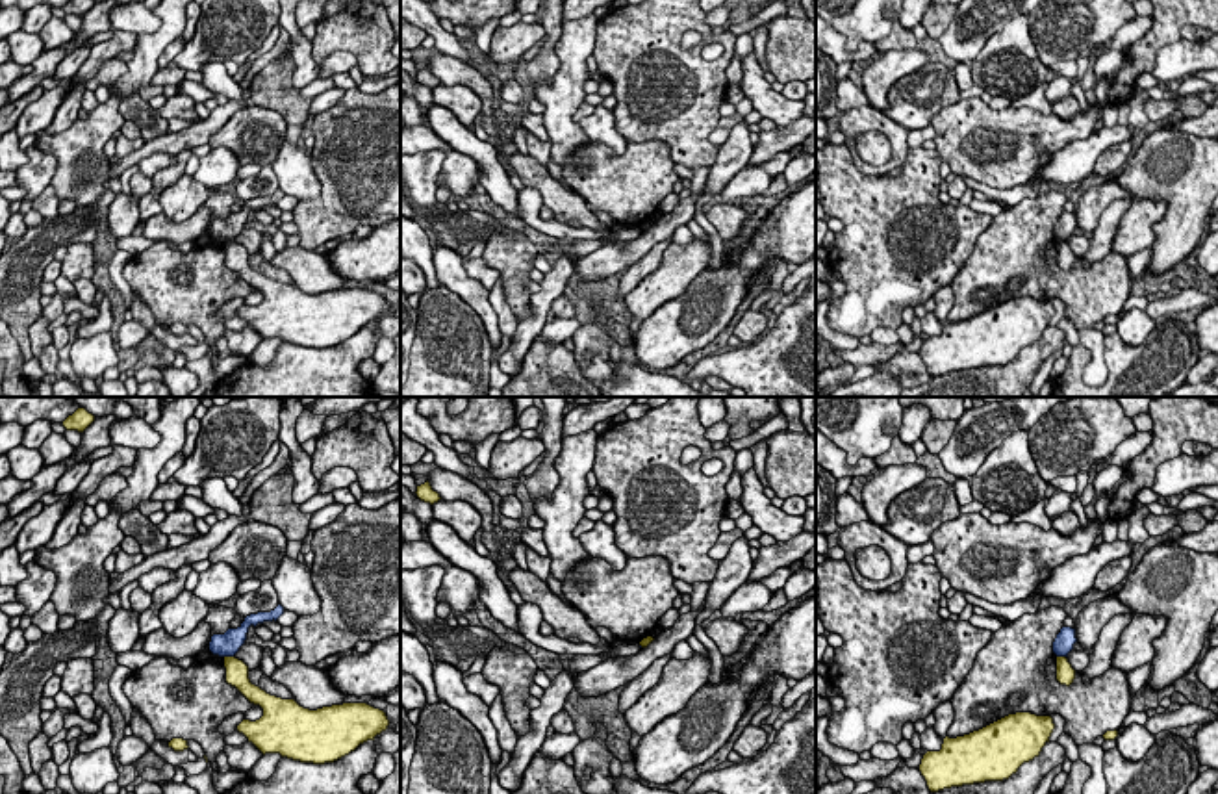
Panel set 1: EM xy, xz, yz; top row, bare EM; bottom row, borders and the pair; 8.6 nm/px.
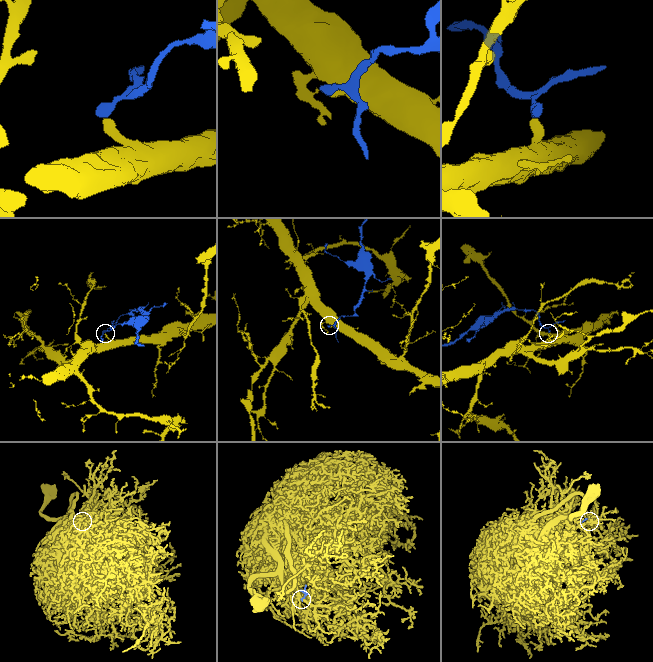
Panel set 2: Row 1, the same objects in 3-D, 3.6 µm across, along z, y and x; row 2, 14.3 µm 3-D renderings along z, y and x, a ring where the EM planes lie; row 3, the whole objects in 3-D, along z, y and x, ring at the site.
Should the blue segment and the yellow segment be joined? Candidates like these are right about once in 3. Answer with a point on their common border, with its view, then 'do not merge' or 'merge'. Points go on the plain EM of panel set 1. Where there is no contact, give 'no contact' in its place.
xy (228, 240) | do not merge

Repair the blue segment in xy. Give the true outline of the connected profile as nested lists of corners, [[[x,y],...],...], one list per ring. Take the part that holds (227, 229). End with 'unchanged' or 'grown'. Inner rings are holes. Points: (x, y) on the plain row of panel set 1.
[[[278,189],[271,197],[258,197],[245,202],[245,206],[237,213],[228,213],[224,219],[213,219],[209,226],[209,236],[219,241],[234,241],[239,232],[247,224],[247,217],[250,210],[258,210],[263,206],[276,206],[284,198],[284,191]]] | unchanged

